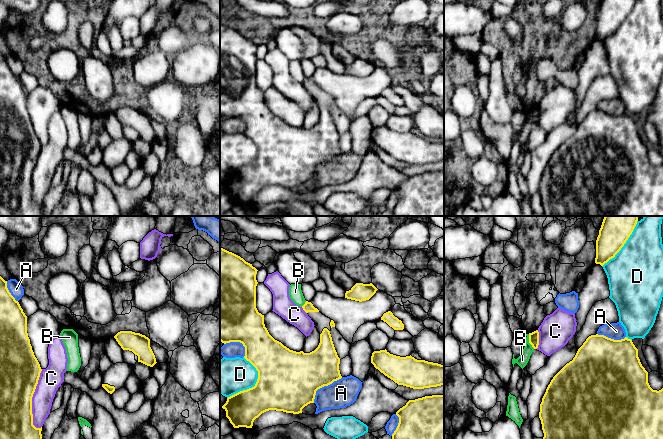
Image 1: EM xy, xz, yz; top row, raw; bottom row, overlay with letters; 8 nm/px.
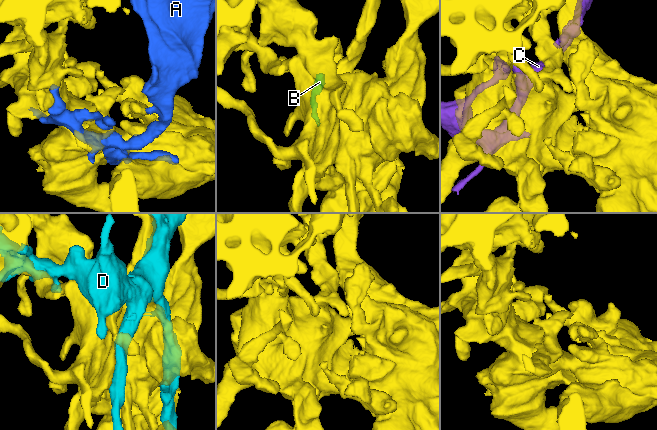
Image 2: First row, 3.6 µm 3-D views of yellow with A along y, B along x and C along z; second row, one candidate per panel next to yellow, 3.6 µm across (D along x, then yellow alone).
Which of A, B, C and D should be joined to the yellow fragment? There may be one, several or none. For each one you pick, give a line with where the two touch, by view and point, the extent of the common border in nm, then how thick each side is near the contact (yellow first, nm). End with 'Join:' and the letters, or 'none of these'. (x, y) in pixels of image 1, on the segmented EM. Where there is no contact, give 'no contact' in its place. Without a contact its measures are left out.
Join: none of these

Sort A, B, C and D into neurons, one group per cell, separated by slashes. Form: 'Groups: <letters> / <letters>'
Groups: A / B / C / D

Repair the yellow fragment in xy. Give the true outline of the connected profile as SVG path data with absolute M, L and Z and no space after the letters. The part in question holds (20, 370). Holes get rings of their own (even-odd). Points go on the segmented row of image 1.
M0 276L0 439L42 439L42 427L33 425L32 397L42 369L27 333L27 316Z

